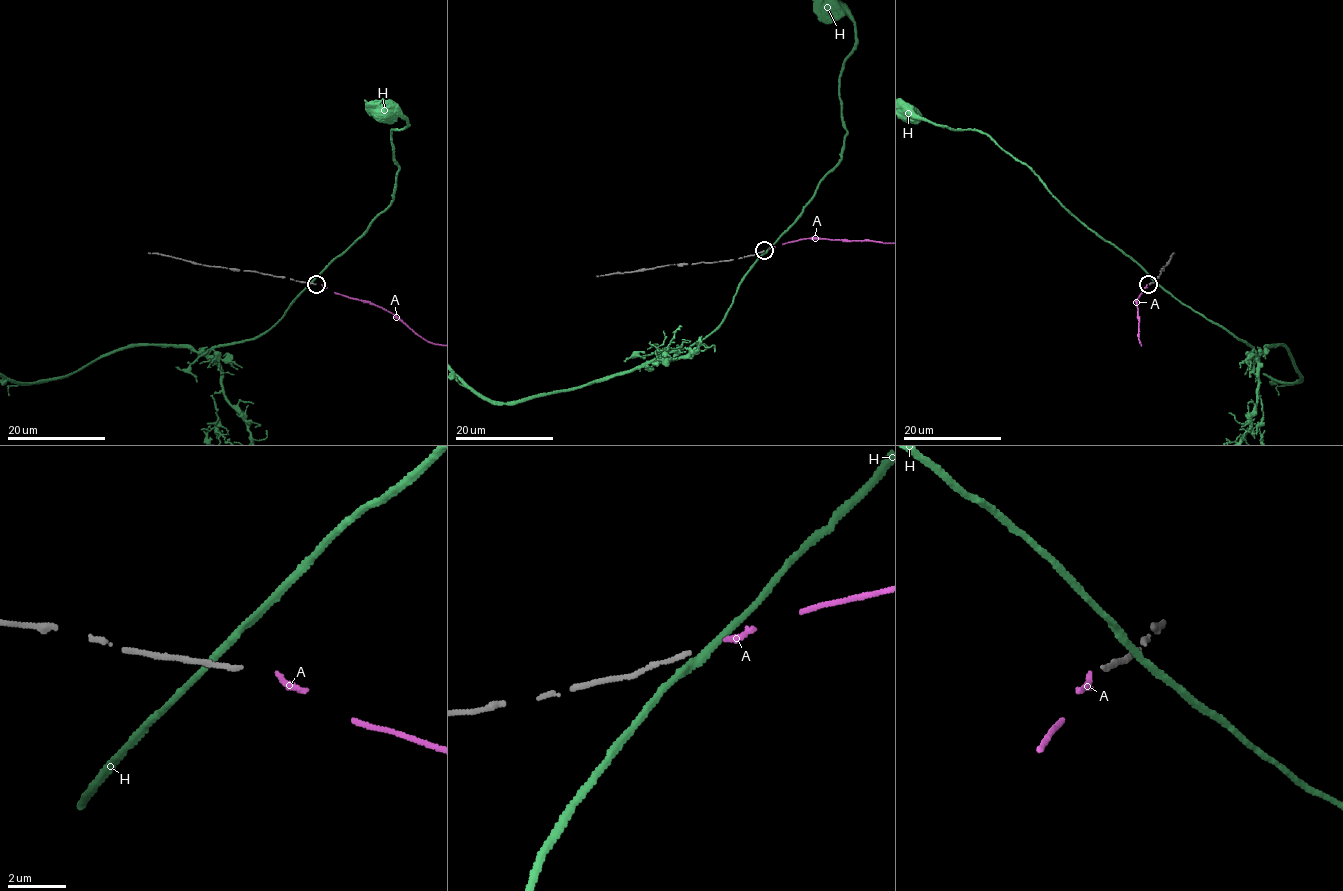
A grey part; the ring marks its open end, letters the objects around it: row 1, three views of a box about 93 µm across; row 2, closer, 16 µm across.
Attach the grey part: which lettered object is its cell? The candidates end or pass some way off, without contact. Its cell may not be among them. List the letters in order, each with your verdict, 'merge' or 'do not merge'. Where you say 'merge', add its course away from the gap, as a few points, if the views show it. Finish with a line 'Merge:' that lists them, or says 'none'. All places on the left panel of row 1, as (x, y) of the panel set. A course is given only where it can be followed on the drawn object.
A: merge
H: do not merge
Merge: A

